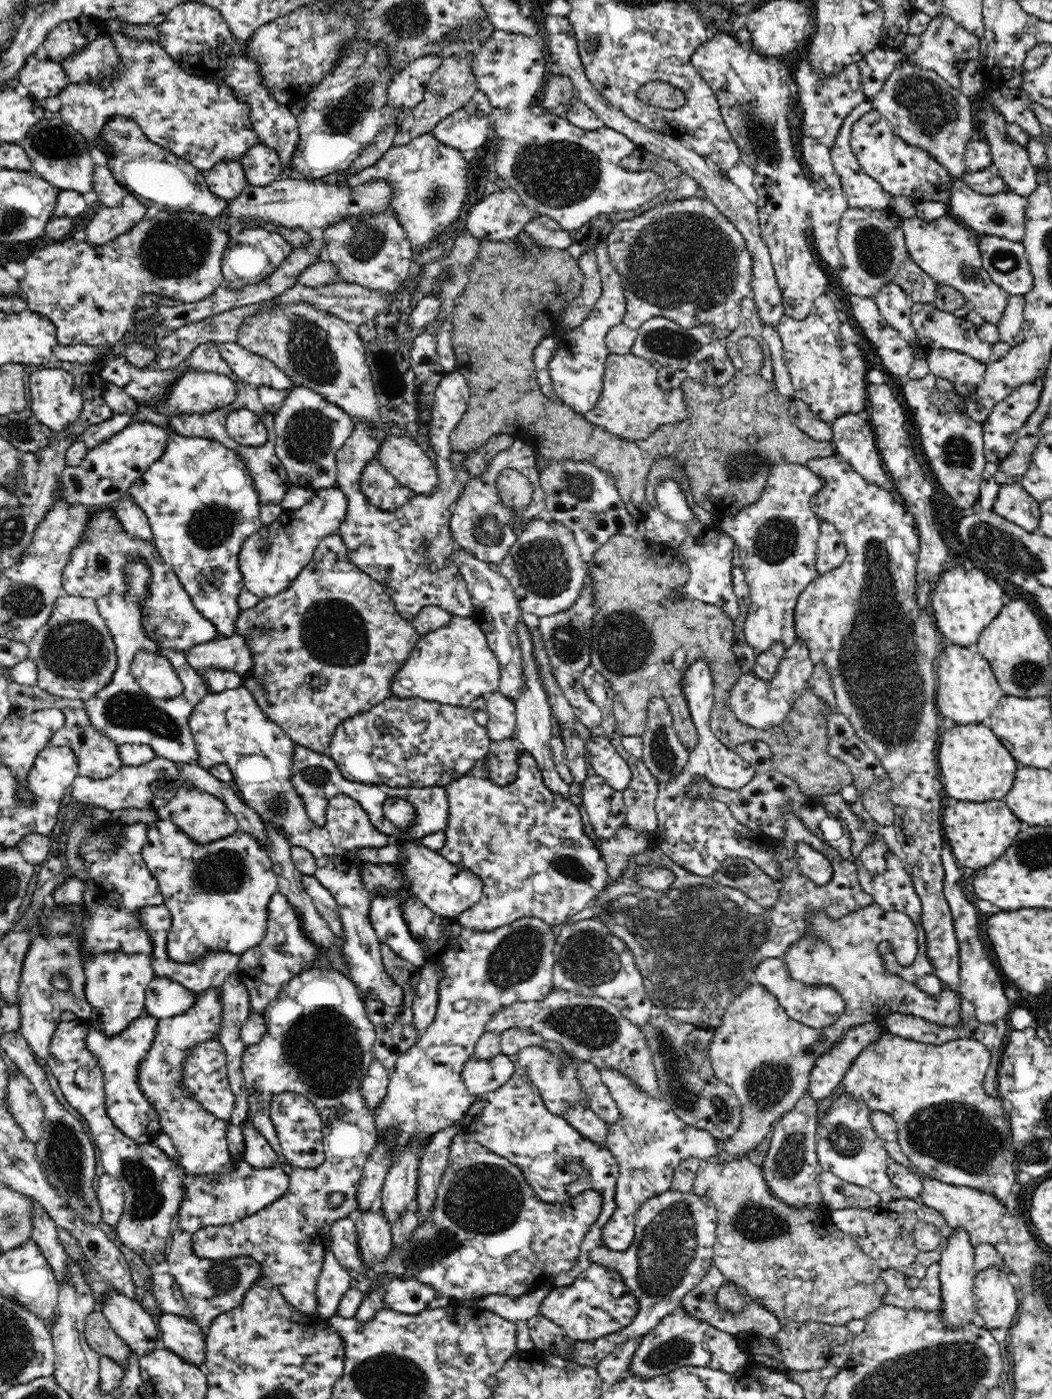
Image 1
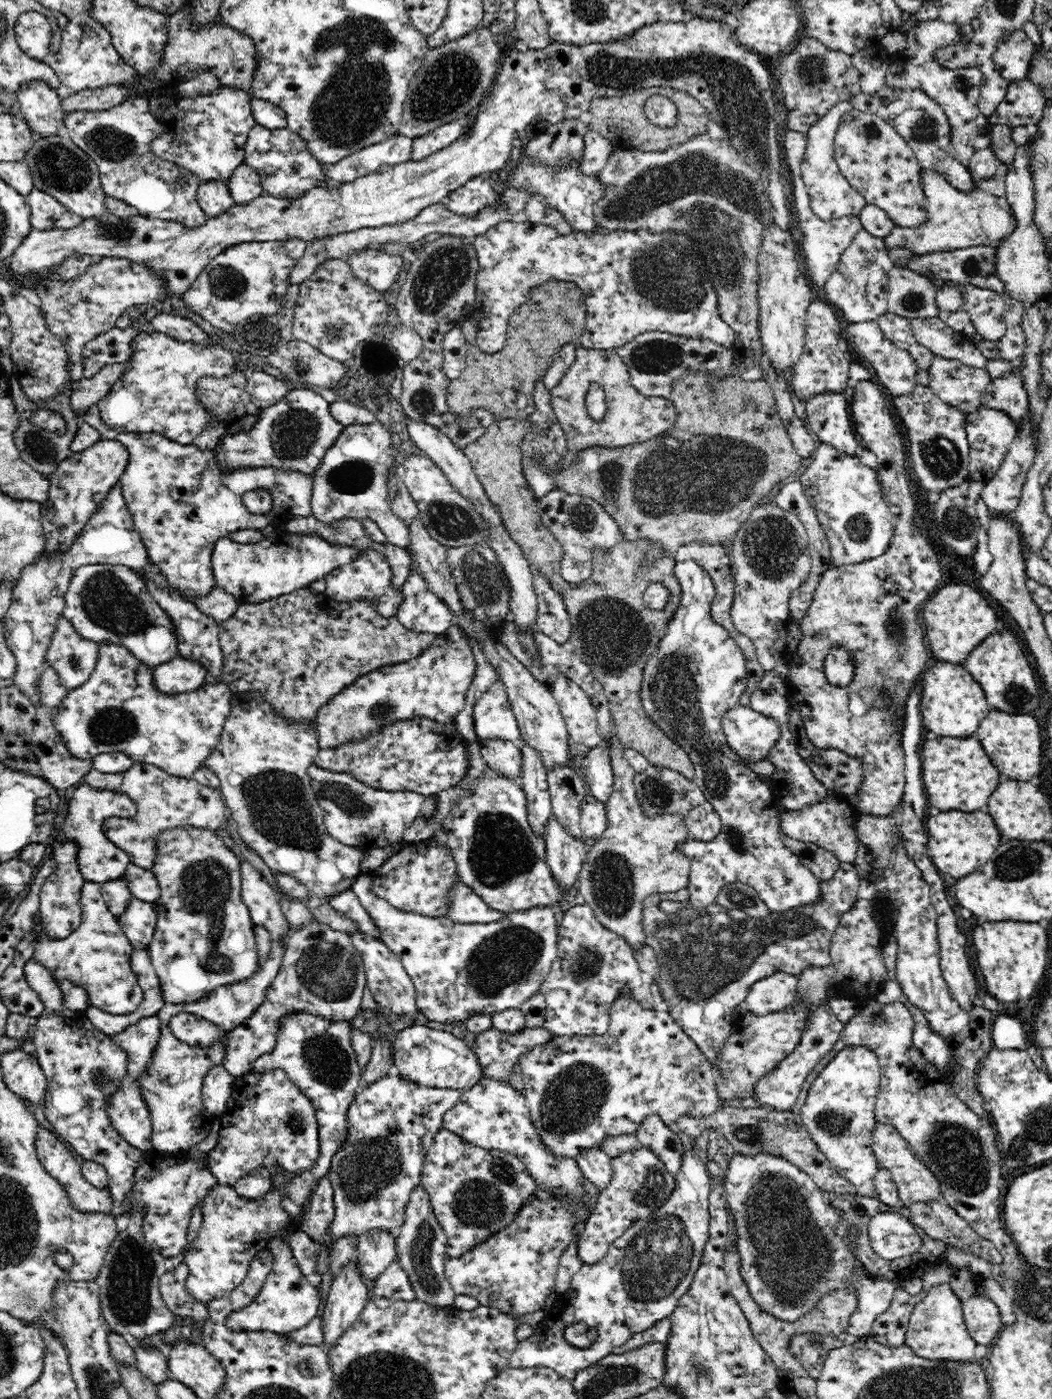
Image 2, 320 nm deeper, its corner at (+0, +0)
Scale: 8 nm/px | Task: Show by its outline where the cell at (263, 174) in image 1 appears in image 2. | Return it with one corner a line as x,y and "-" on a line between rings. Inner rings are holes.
244,162
236,167
226,183
235,204
248,204
250,200
265,193
259,173

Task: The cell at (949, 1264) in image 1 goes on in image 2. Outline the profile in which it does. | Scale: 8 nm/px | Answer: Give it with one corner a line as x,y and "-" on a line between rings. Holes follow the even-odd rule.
949,1283
932,1287
927,1295
918,1302
909,1318
905,1344
916,1356
928,1360
976,1360
976,1346
967,1331
963,1317
963,1305
952,1292

